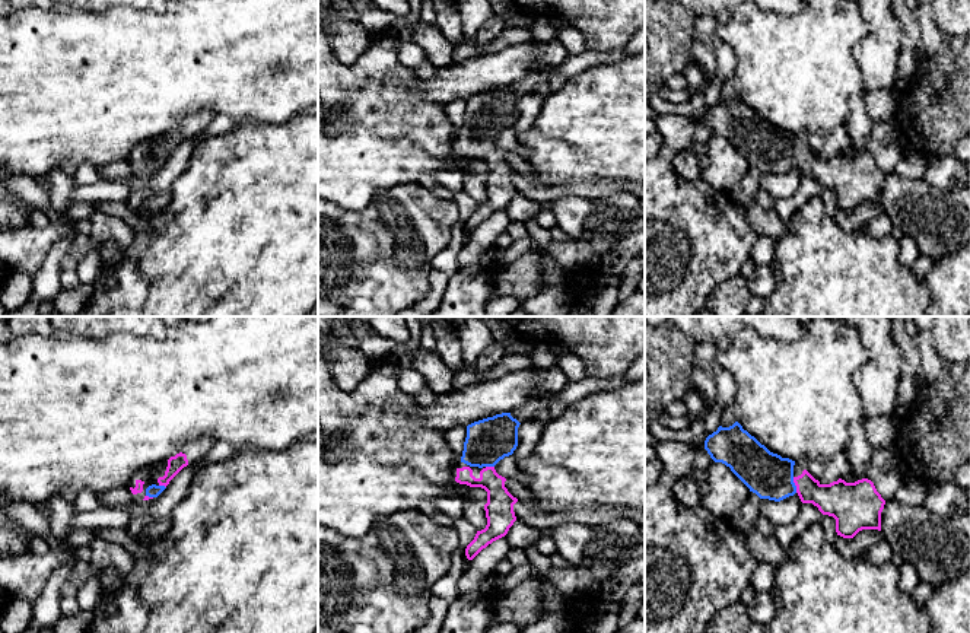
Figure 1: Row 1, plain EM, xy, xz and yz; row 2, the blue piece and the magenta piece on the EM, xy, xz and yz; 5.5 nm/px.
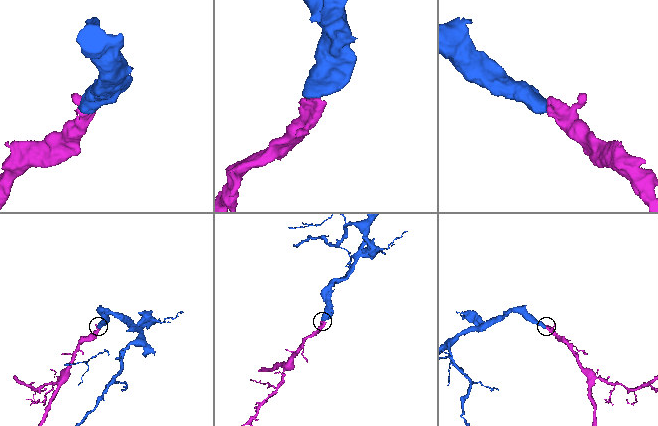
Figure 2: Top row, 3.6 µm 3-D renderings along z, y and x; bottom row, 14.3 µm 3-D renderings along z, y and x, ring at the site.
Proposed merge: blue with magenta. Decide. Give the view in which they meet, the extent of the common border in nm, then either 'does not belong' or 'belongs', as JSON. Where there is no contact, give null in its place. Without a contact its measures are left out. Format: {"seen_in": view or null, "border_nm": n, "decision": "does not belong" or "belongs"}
{"seen_in": "yz", "border_nm": 90, "decision": "belongs"}

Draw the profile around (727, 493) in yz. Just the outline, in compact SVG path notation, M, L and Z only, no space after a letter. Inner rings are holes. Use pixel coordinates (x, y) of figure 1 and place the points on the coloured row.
M710 462L706 483L709 492L700 505L716 518L731 519L750 494L750 489L722 462Z

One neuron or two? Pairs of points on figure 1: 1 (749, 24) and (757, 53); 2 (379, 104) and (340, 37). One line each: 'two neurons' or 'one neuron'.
1: one neuron
2: two neurons

